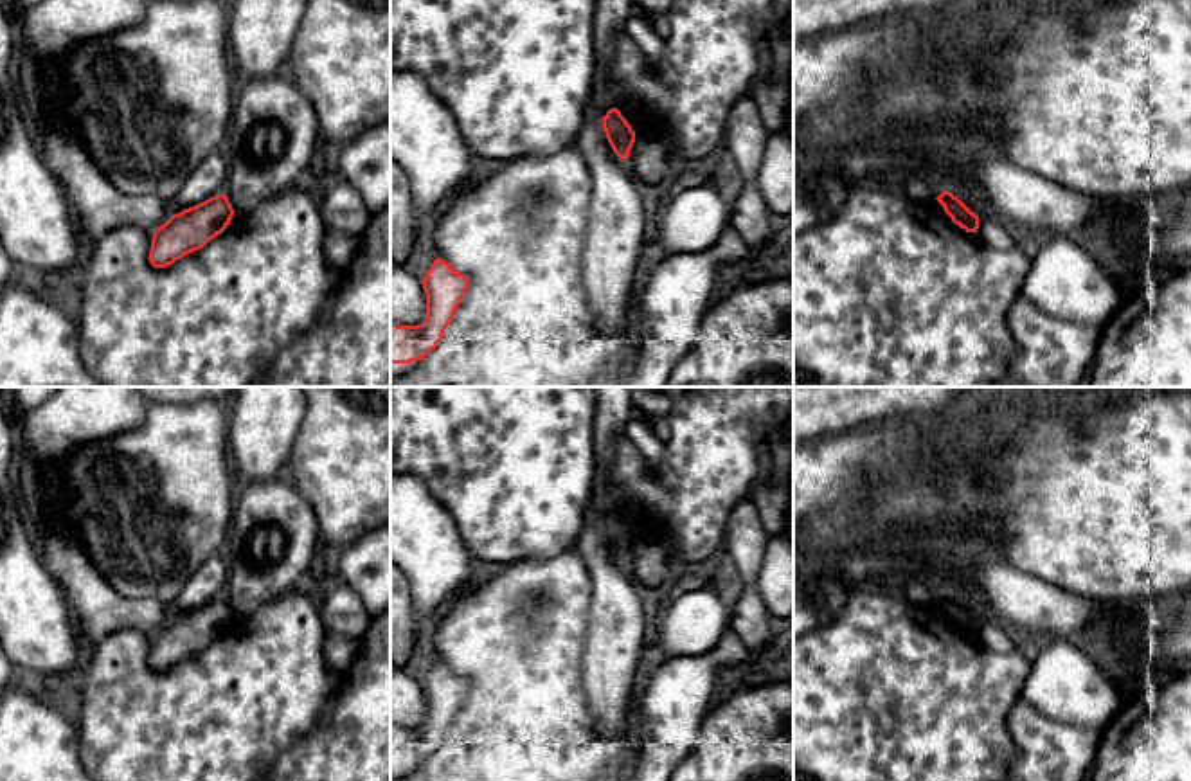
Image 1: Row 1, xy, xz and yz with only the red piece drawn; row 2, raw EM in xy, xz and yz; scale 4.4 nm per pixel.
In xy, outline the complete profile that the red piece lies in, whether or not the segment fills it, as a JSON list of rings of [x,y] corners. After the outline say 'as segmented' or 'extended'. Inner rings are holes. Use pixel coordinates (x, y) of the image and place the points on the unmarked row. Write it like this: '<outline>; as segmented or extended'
[[[225,596],[173,617],[153,633],[149,666],[155,671],[166,671],[184,659],[203,651],[227,632],[232,619],[234,612]]]; as segmented

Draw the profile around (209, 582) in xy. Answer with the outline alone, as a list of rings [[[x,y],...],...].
[[[225,552],[212,554],[182,587],[175,610],[189,612],[216,597],[223,597],[228,585]]]

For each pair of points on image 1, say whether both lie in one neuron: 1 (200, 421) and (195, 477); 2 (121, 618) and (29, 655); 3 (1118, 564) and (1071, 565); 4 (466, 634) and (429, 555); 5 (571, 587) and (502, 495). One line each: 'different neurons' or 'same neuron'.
1: same neuron
2: different neurons
3: same neuron
4: different neurons
5: different neurons

